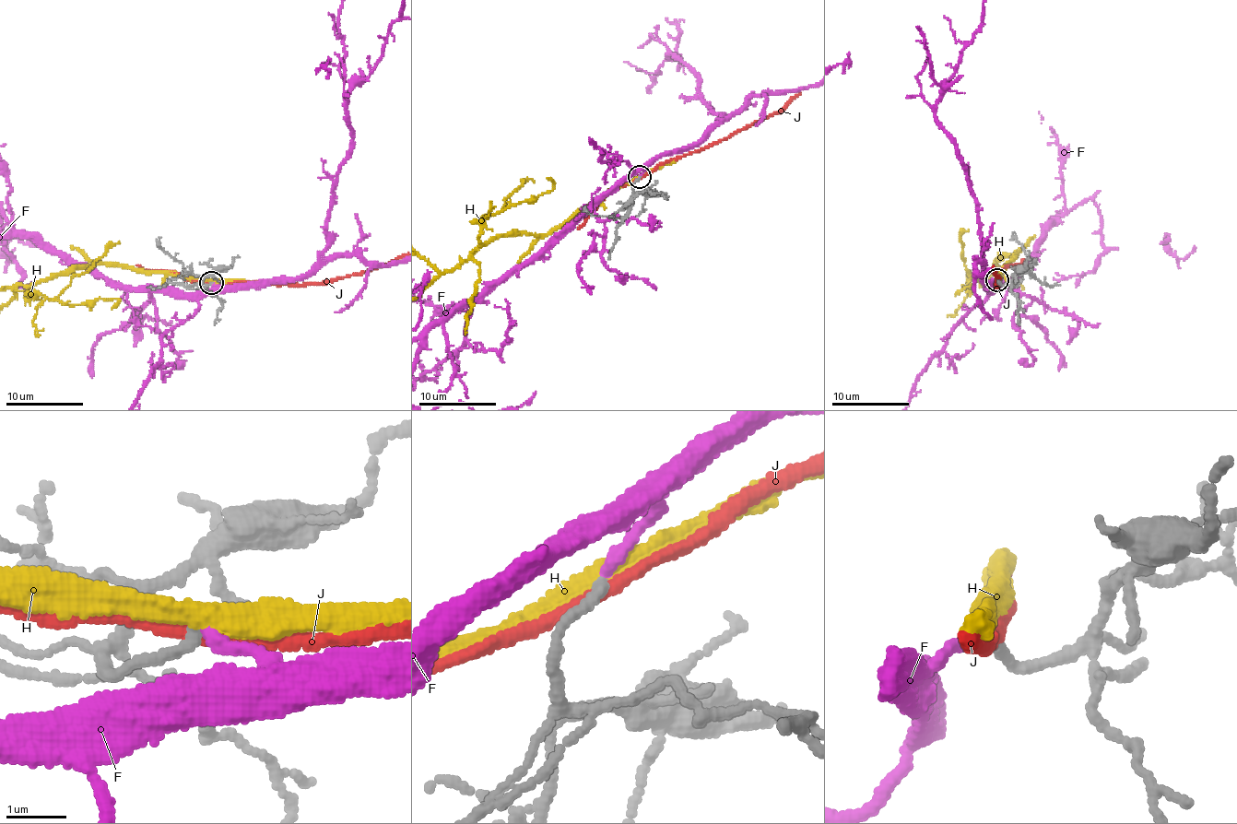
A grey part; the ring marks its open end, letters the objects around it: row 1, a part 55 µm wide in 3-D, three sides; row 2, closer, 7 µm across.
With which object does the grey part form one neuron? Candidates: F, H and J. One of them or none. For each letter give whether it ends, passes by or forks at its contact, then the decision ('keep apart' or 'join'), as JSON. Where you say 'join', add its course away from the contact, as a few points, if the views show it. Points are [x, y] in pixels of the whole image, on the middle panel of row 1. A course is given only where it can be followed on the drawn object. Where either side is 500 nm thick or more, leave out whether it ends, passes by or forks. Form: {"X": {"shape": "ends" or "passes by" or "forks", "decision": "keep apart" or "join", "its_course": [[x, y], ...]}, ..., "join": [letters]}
{"F": {"shape": "ends", "decision": "join"}, "H": {"shape": "passes by", "decision": "keep apart"}, "J": {"shape": "passes by", "decision": "keep apart"}, "join": ["F"]}

